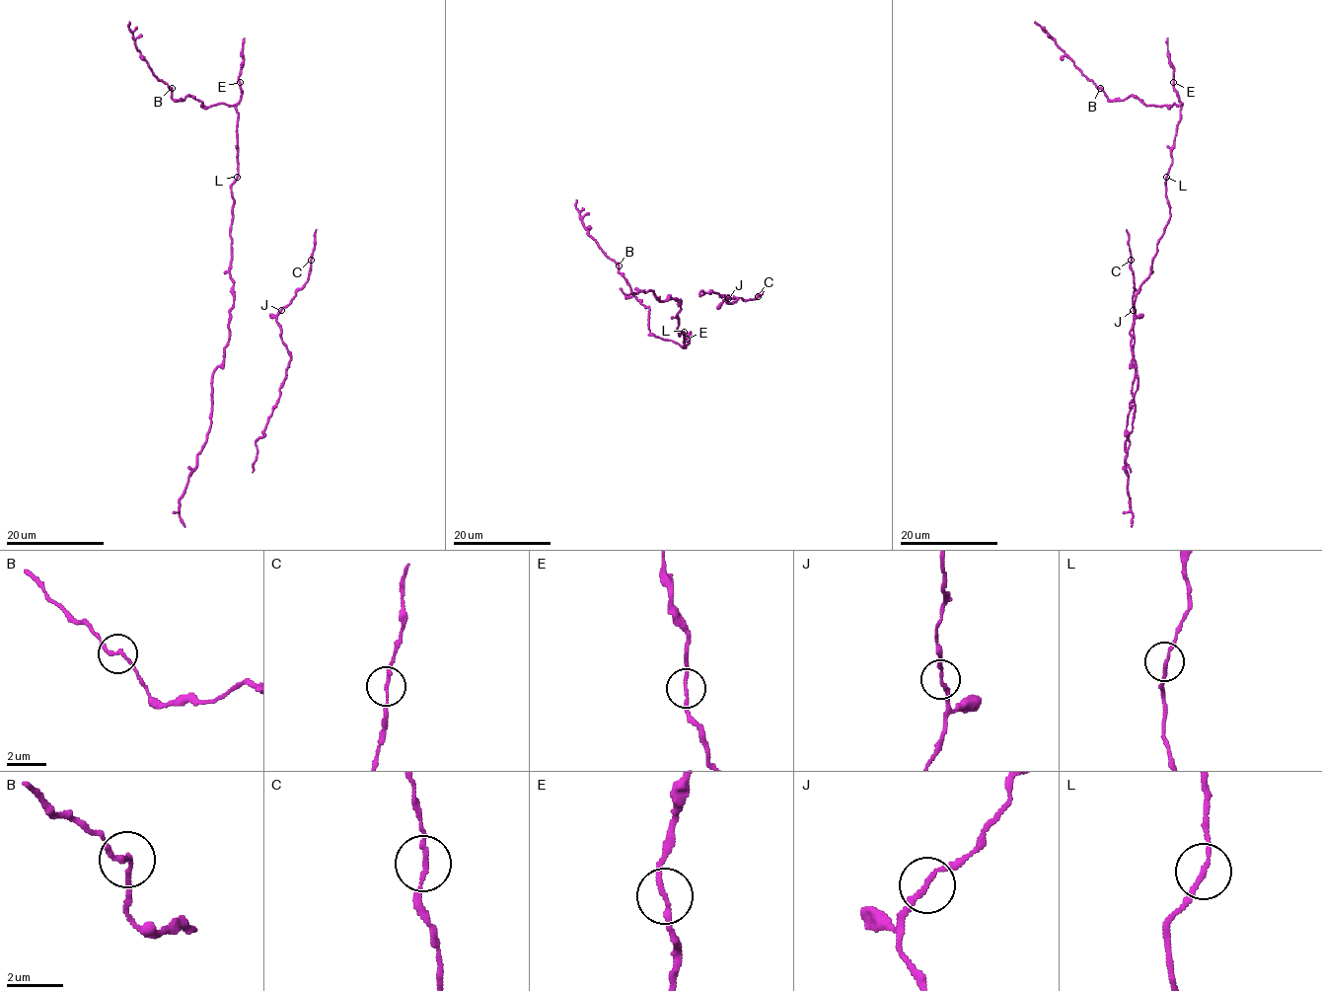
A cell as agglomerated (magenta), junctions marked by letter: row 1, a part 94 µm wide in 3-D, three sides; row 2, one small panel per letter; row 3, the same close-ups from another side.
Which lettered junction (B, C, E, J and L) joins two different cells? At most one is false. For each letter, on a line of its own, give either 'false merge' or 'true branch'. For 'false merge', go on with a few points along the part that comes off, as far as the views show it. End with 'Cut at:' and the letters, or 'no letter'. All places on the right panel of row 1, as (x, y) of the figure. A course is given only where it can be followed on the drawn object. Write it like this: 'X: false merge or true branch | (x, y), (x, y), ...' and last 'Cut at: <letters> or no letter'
B: true branch
C: true branch
E: true branch
J: true branch
L: true branch
Cut at: no letter

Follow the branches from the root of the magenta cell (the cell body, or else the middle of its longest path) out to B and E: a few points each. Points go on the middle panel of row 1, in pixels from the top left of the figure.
B: (679, 335), (678, 332), (685, 333), (684, 346), (649, 332), (648, 308), (631, 291), (618, 266)
E: (679, 335), (678, 332), (685, 333), (684, 347), (688, 343), (687, 339)

